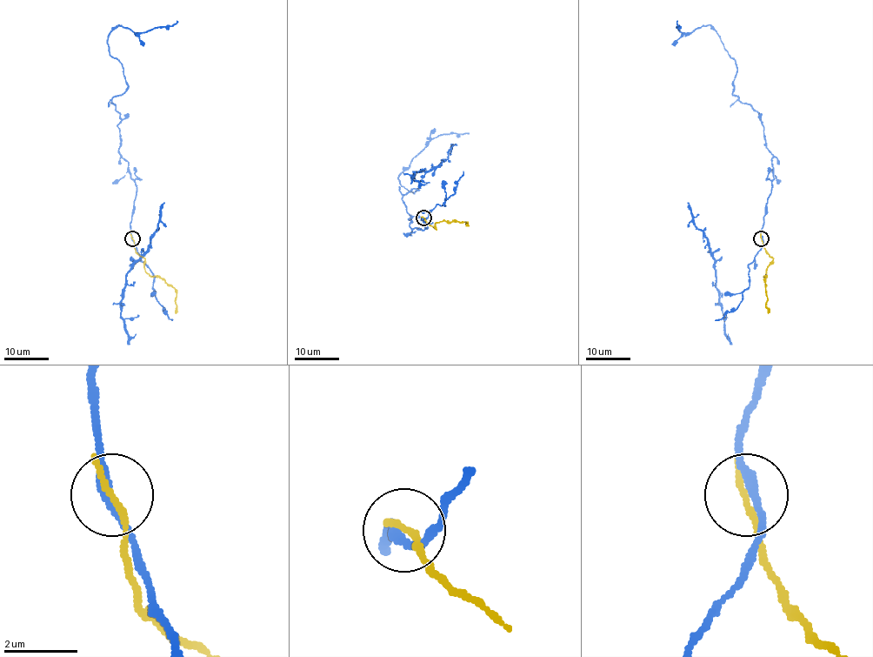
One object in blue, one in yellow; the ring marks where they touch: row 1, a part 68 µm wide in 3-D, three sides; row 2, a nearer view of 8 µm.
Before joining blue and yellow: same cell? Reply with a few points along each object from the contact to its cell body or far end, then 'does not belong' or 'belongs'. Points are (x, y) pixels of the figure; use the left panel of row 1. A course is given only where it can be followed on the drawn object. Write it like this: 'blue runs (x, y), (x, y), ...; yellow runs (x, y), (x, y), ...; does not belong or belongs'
blue runs (133, 238), (136, 184), (111, 100), (127, 87), (107, 38), (118, 25), (135, 33), (177, 21); yellow runs (133, 238), (134, 248), (143, 259), (143, 268), (150, 276), (161, 277), (175, 291), (175, 313); does not belong

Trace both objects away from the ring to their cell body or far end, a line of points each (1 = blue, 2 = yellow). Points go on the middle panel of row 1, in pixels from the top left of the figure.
1: (423, 218), (427, 229), (409, 225), (403, 196), (418, 190), (412, 192), (398, 177), (432, 139), (468, 132)
2: (423, 217), (435, 229), (435, 224), (442, 221), (466, 222), (466, 224)

